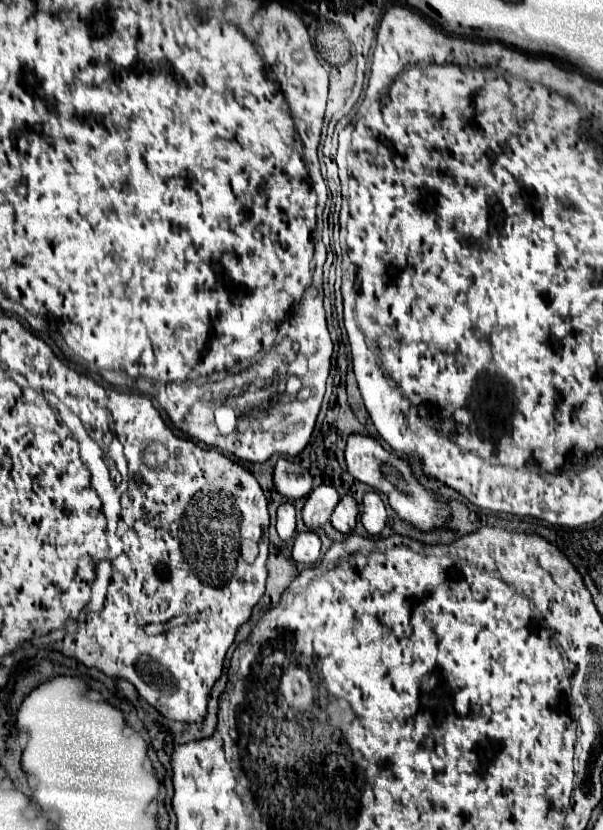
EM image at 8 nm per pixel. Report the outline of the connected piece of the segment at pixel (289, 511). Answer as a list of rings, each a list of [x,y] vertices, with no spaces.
[[[290,502],[280,504],[276,530],[278,530],[278,536],[282,540],[290,540],[294,536],[294,532],[296,532],[296,510],[294,510],[294,506]]]

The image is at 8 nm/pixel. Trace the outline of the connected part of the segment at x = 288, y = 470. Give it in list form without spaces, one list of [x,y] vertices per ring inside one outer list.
[[[278,460],[274,468],[274,486],[280,494],[296,500],[308,496],[312,490],[312,474],[294,462]]]

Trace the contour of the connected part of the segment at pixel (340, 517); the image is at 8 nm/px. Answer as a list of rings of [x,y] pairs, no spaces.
[[[342,496],[330,522],[342,534],[350,534],[352,528],[356,526],[356,518],[358,518],[358,502],[352,496]]]

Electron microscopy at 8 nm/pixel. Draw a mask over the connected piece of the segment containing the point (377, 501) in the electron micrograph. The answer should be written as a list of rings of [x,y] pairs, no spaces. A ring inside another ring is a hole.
[[[368,492],[362,502],[362,524],[370,534],[380,534],[386,524],[386,506],[376,492]]]

